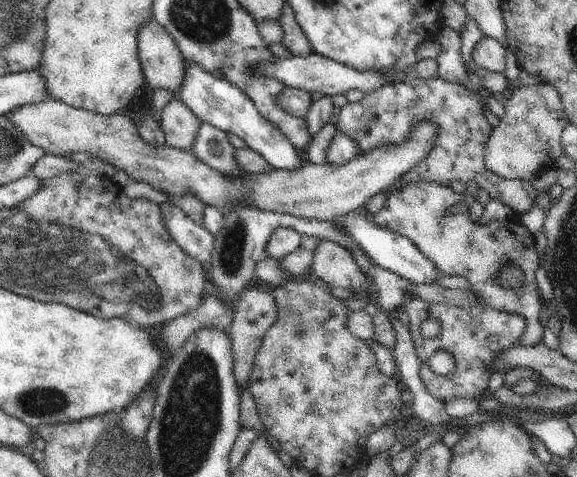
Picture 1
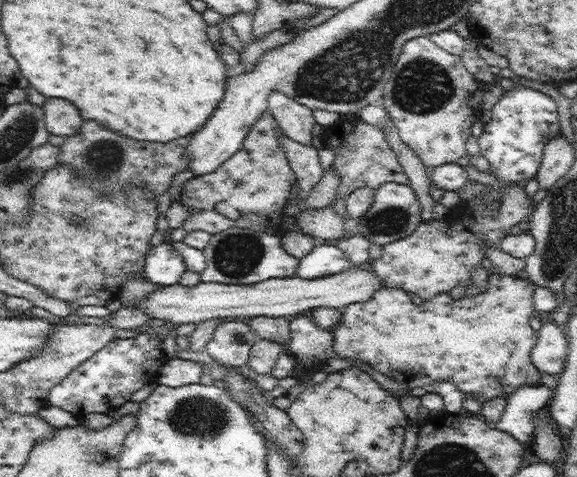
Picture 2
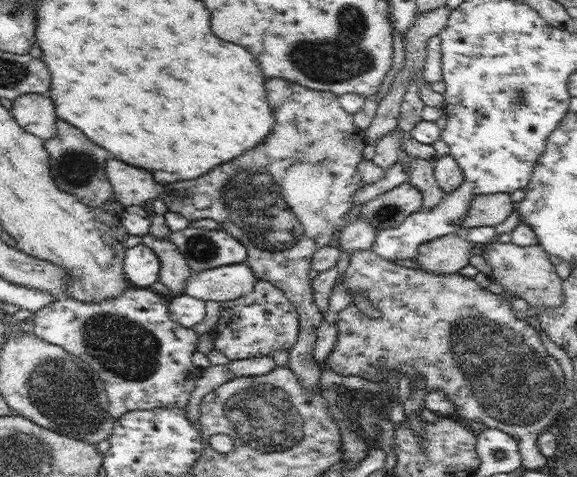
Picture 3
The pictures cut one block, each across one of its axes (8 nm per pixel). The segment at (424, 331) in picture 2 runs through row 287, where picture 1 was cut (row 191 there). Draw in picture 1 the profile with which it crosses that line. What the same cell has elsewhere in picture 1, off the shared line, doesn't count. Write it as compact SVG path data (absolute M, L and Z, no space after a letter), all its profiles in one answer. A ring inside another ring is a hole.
M414 75L406 76L394 84L386 84L374 92L368 92L361 102L348 101L345 106L337 110L333 121L338 132L344 132L348 138L354 140L354 144L358 144L356 156L360 156L382 146L394 148L408 142L414 126L422 120L430 120L438 128L438 136L434 138L428 156L396 182L392 182L386 190L372 196L363 205L362 212L372 216L378 214L382 208L386 208L388 192L402 190L412 182L434 183L450 188L452 182L456 180L465 183L470 180L477 182L479 189L486 190L492 200L498 200L511 208L517 217L526 214L532 208L537 197L532 182L502 178L486 166L486 144L488 144L489 134L492 134L492 126L488 124L484 114L482 100L469 90L466 83L446 82L438 76L430 80L422 80Z

